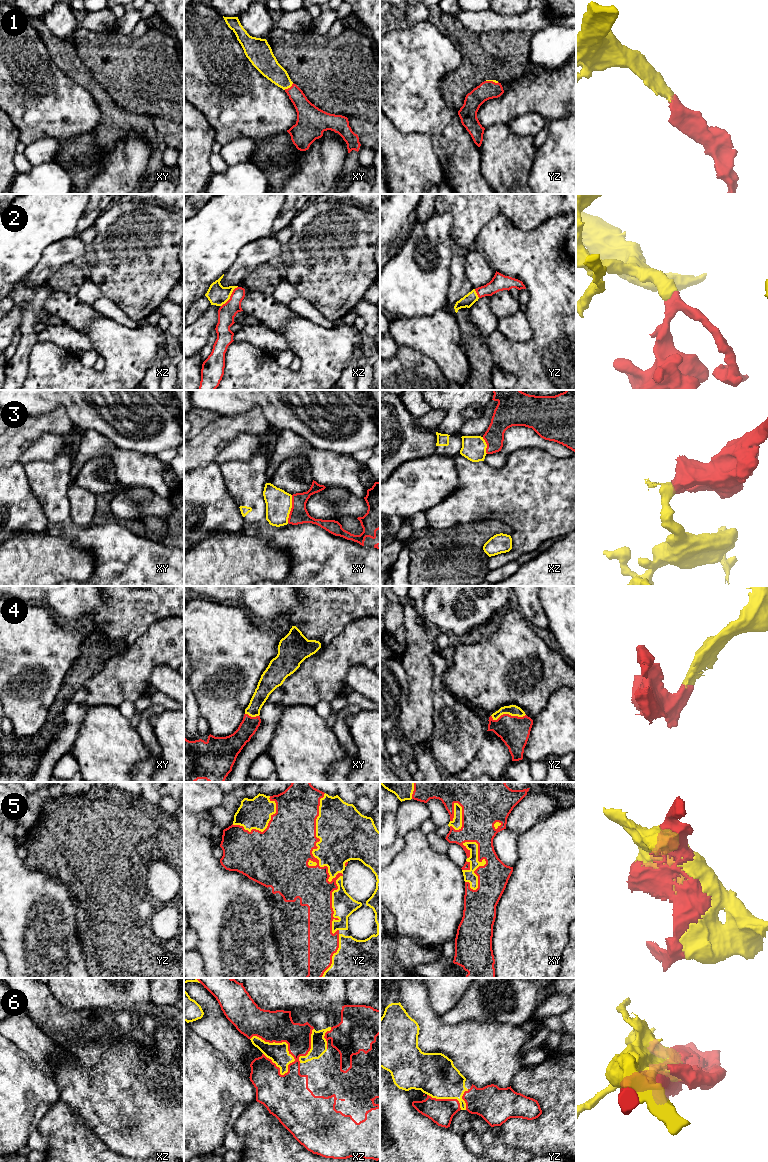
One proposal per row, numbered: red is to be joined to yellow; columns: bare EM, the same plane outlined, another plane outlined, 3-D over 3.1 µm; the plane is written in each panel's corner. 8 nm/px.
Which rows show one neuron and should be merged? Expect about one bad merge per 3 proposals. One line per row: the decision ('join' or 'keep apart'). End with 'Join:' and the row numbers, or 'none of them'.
1: join
2: join
3: keep apart
4: join
5: join
6: keep apart
Join: 1, 2, 4, 5

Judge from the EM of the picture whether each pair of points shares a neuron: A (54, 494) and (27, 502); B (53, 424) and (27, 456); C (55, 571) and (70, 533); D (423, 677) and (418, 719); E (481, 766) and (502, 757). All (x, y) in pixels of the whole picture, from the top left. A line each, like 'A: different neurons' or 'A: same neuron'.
A: different neurons
B: different neurons
C: different neurons
D: same neuron
E: same neuron

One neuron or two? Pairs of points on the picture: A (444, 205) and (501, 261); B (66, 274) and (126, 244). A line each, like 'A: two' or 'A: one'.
A: two
B: two

